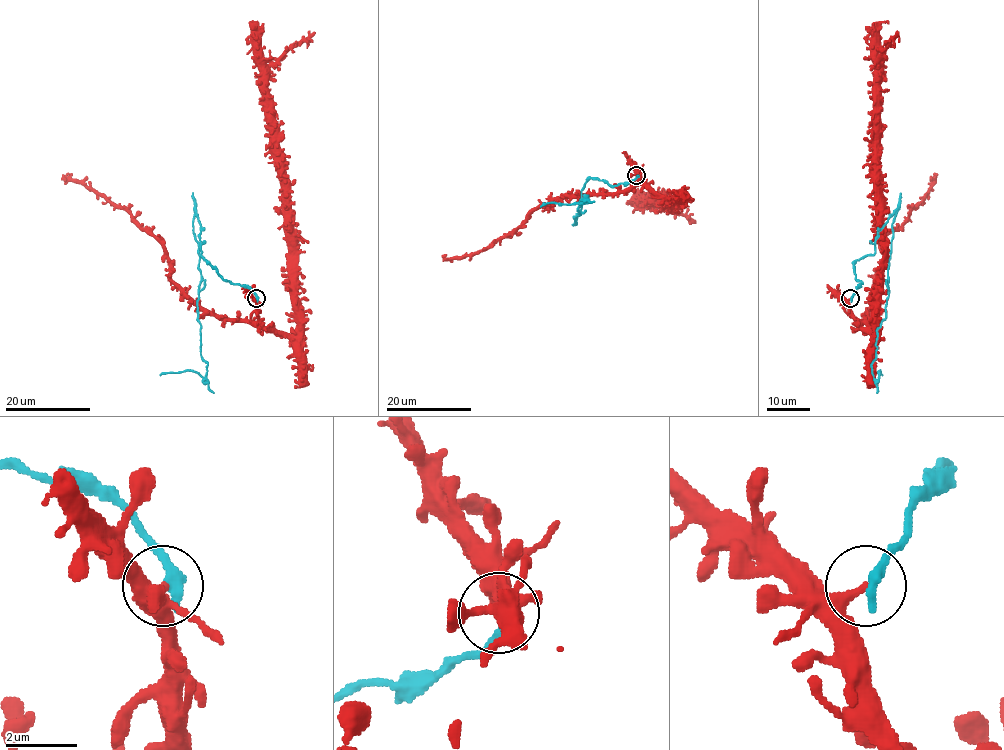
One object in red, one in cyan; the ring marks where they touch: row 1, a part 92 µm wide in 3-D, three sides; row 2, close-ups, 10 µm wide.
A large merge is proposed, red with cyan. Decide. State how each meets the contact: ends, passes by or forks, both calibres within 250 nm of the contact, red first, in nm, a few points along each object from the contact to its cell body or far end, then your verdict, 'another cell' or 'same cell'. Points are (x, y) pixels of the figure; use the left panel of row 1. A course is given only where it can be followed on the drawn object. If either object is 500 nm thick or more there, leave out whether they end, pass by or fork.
red ends; cyan ends; calibres 320 and 360 nm; course red (256, 298), (264, 327), (295, 331), (295, 249), (284, 226), (266, 80), (289, 50), (309, 36), (309, 42); course cyan (256, 298), (201, 255), (195, 212), (197, 318), (207, 374), (160, 375); another cell

